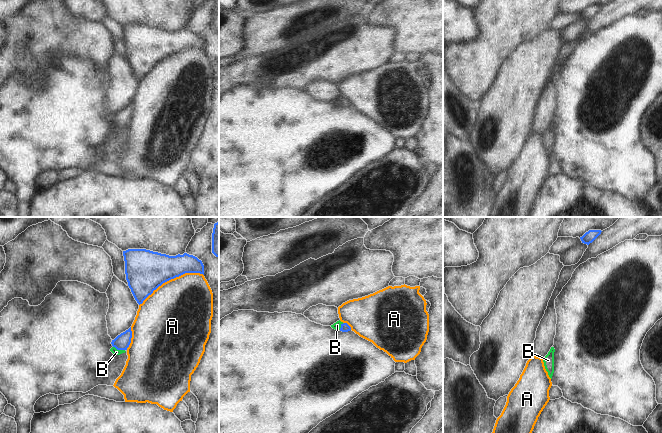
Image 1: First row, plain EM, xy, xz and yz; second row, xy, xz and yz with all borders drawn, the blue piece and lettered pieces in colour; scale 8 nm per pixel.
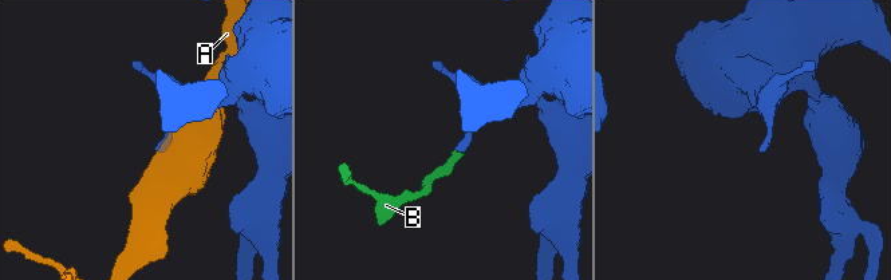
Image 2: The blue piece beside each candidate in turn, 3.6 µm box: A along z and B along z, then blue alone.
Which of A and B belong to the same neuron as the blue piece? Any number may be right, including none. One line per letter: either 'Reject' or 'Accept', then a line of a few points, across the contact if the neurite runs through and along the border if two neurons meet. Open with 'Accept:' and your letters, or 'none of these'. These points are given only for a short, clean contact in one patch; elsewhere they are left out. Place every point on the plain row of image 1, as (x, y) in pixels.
Accept: B
A: Reject
B: Accept. Line: xy (121, 118), (119, 125), (116, 128).

